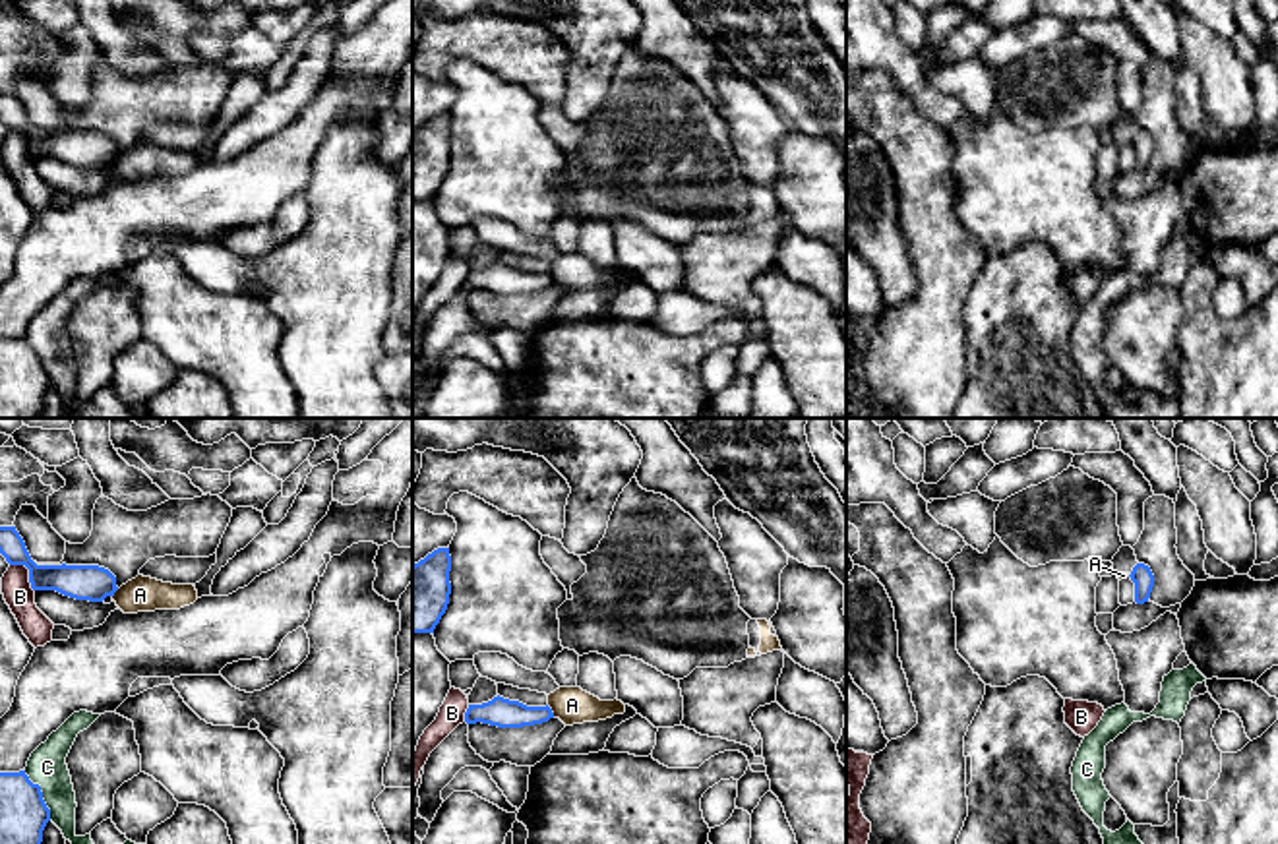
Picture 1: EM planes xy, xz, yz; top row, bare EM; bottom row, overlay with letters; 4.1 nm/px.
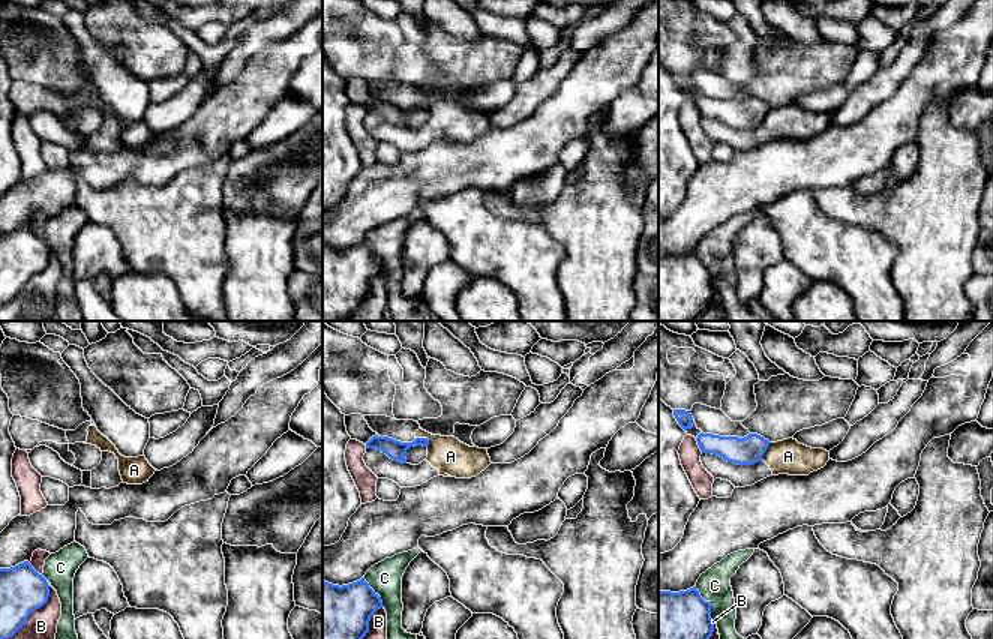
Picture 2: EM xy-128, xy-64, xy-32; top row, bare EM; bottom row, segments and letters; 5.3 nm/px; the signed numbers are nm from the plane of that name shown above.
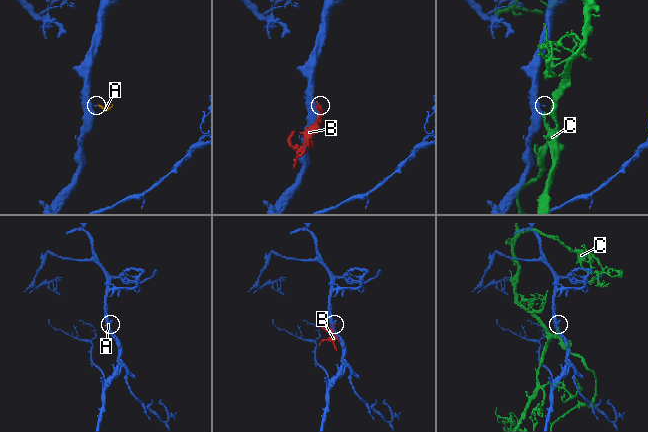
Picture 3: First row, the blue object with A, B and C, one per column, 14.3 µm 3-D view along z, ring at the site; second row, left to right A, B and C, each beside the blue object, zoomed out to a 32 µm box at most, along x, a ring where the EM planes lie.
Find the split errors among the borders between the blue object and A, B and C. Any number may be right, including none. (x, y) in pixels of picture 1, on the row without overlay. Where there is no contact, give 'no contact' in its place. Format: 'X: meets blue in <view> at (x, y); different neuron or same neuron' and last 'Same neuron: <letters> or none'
A: meets blue in xz at (550, 277); different neuron
B: meets blue in xy at (30, 138); different neuron
C: meets blue in xy at (41, 361); different neuron
Same neuron: none

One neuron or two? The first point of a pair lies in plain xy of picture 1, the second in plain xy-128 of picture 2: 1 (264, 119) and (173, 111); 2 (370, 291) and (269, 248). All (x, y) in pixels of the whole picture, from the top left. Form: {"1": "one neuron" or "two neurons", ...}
{"1": "one neuron", "2": "one neuron"}

